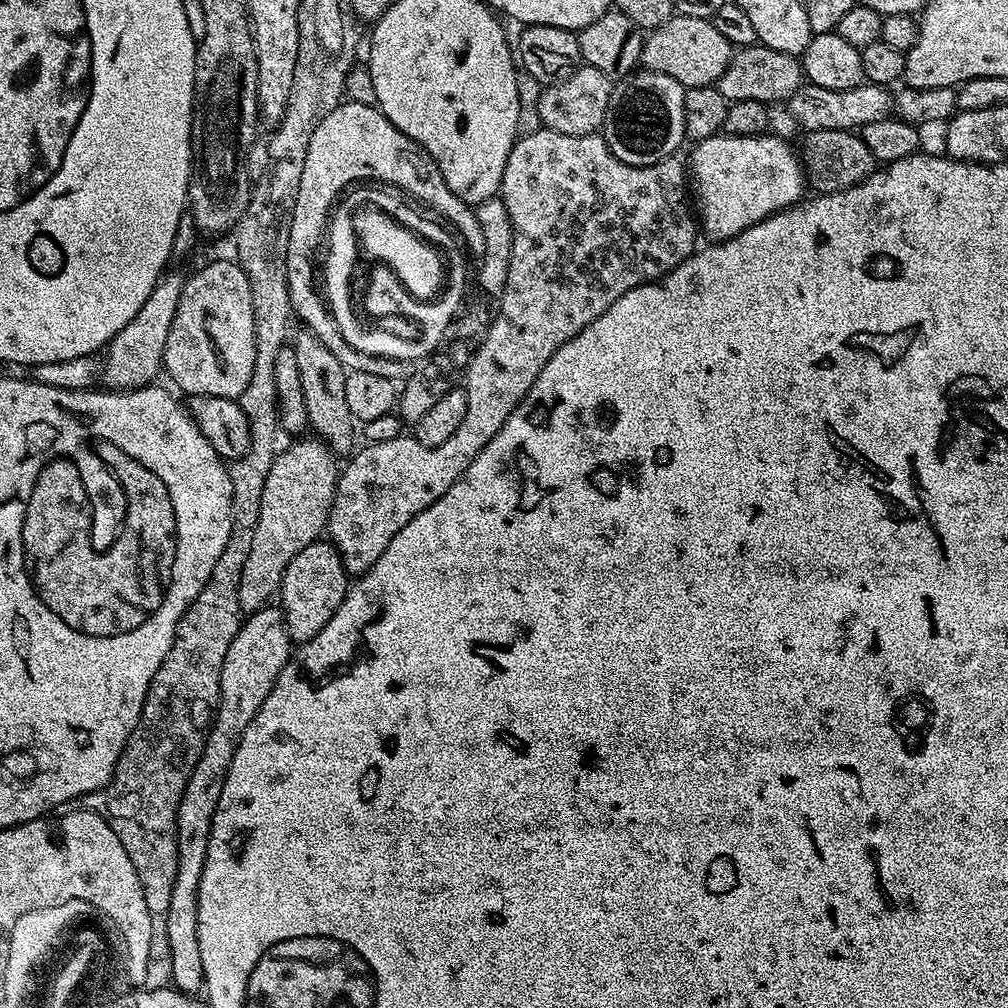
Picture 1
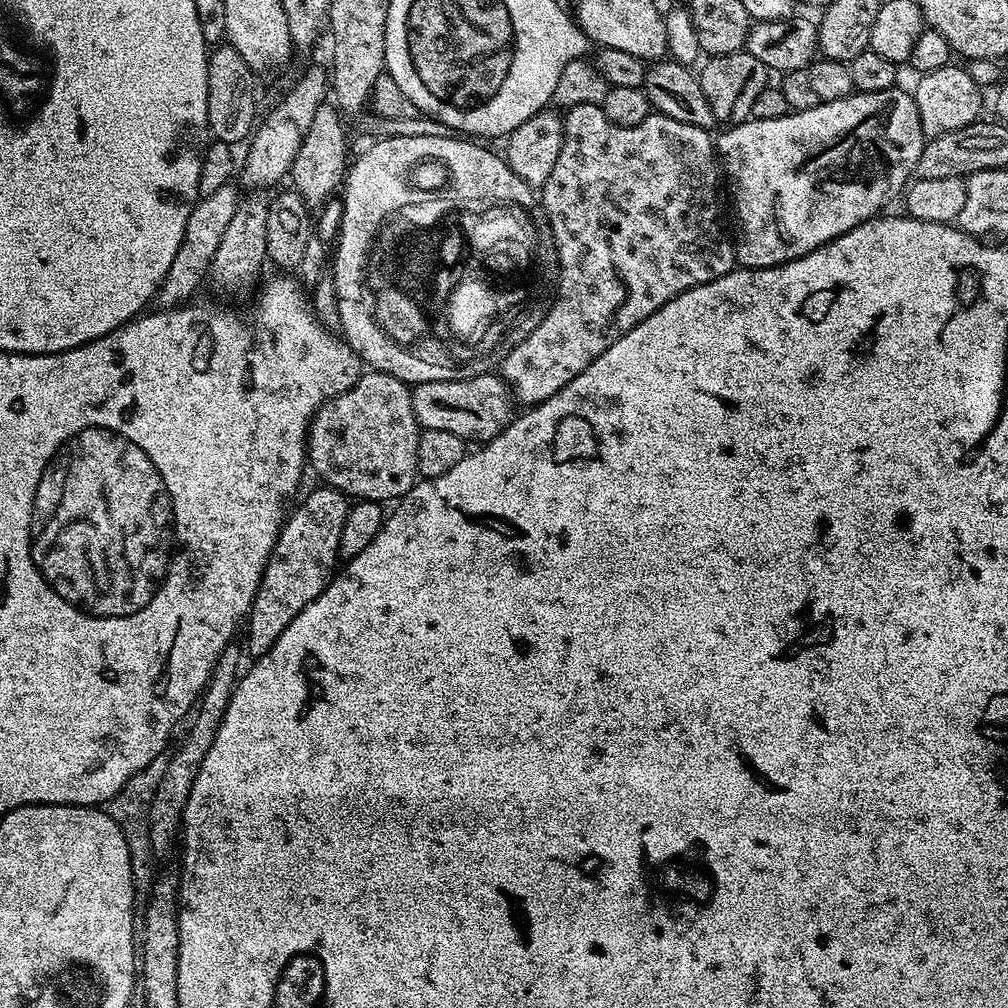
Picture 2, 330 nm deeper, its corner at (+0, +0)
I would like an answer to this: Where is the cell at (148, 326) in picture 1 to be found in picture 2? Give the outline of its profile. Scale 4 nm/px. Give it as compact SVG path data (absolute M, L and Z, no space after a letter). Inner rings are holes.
M308 68L297 78L296 85L269 110L268 117L259 123L250 138L247 145L248 157L245 160L243 157L242 160L245 189L268 190L271 184L278 183L283 176L285 179L291 173L294 158L302 146L302 138L306 138L306 130L310 130L310 121L314 118L315 111L318 106L325 104L329 92L329 69Z

